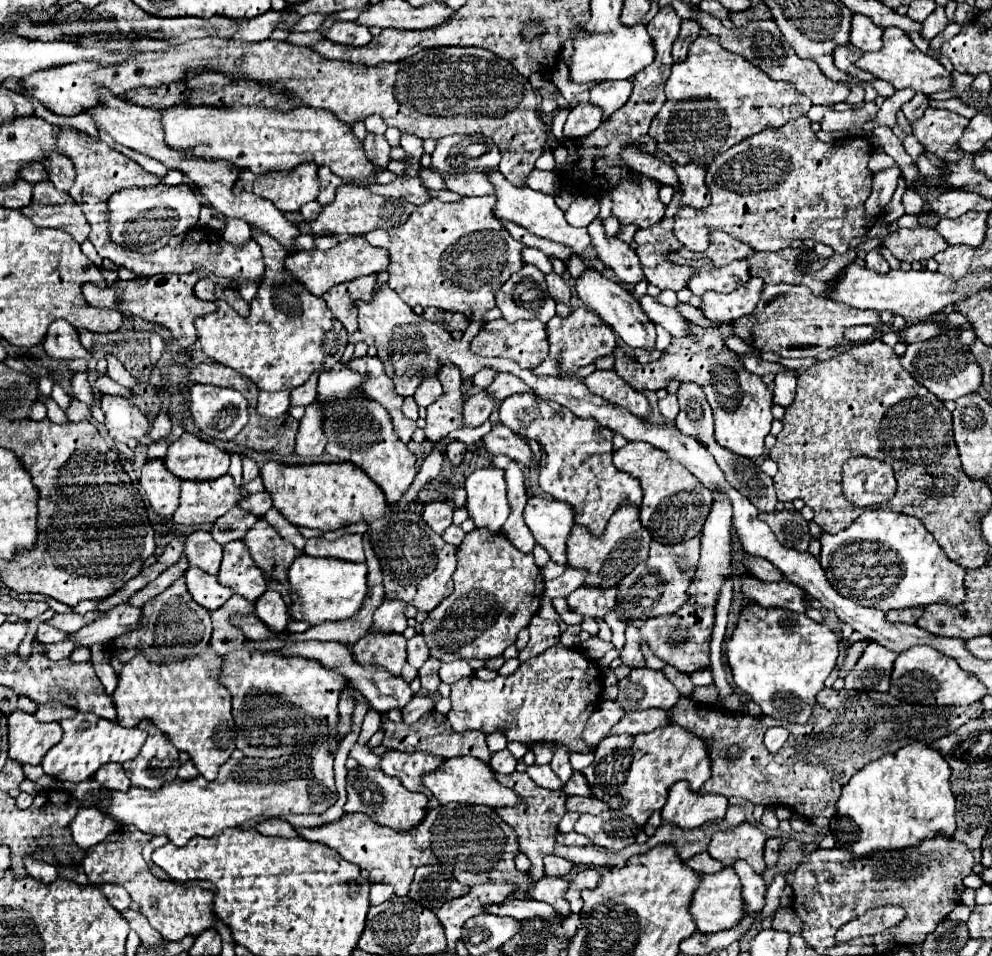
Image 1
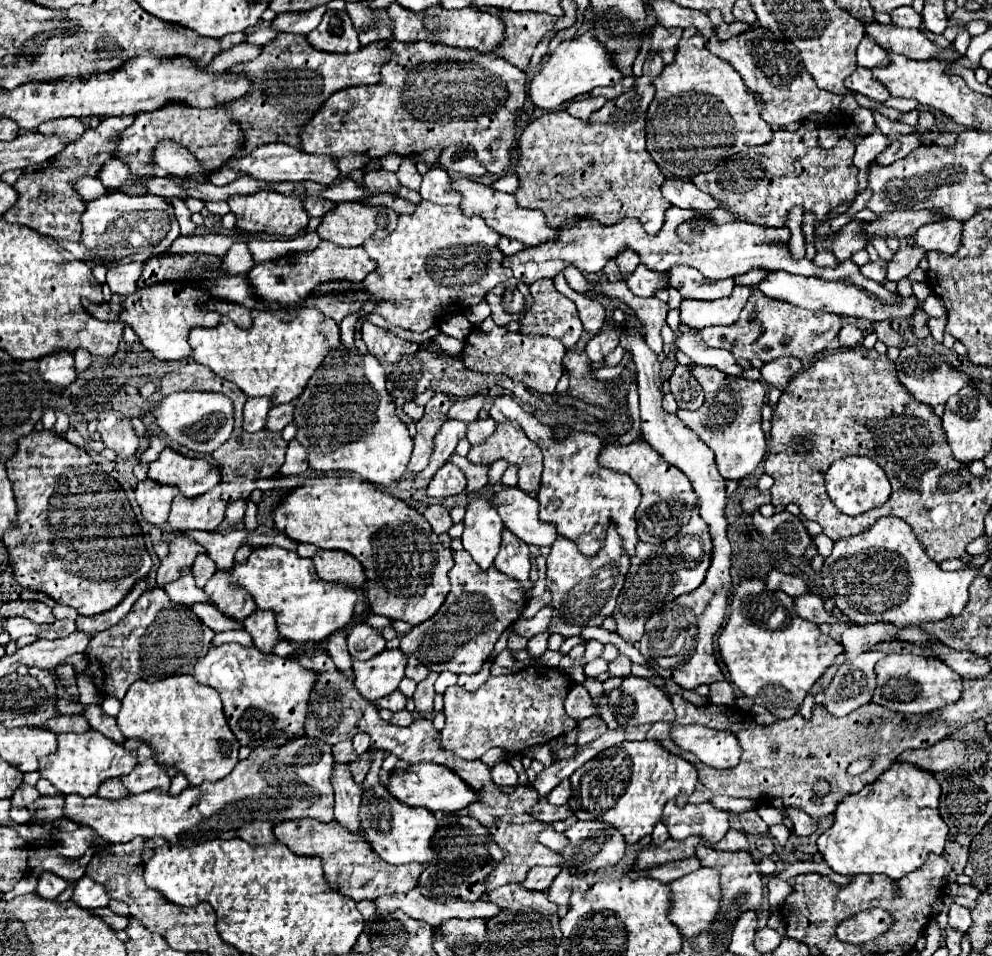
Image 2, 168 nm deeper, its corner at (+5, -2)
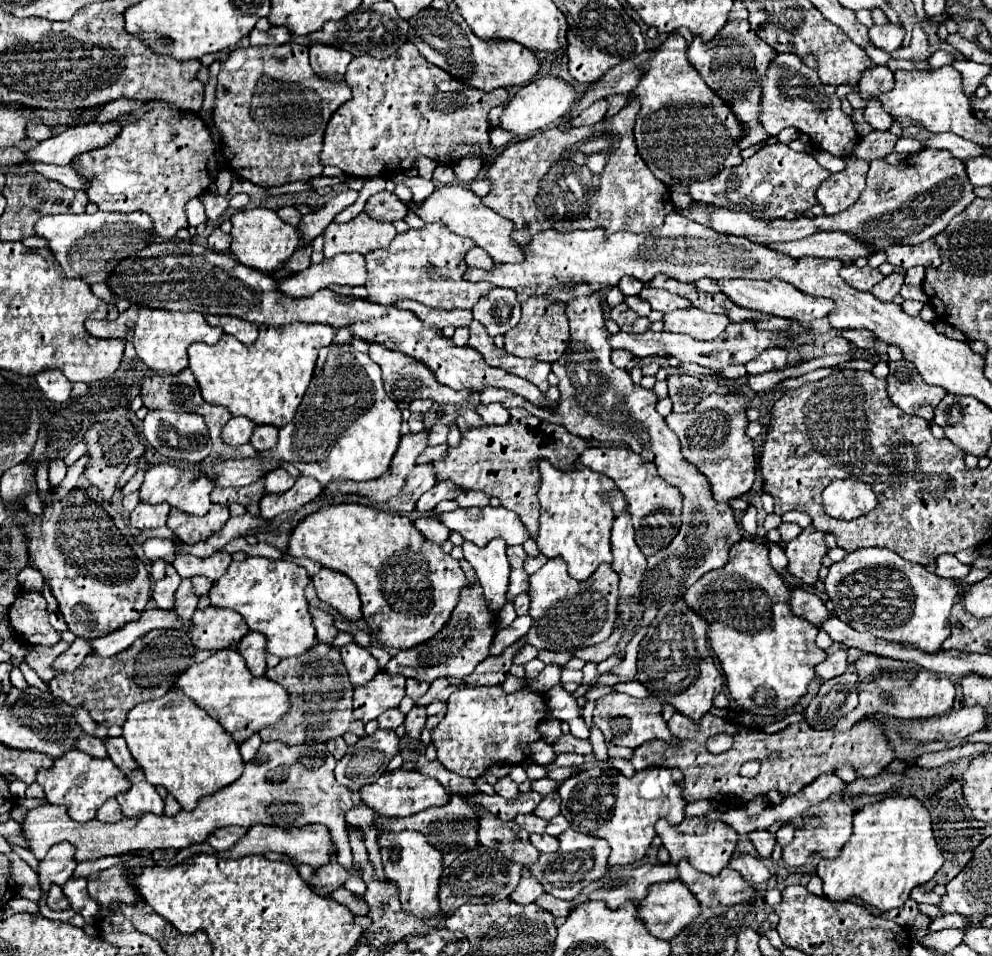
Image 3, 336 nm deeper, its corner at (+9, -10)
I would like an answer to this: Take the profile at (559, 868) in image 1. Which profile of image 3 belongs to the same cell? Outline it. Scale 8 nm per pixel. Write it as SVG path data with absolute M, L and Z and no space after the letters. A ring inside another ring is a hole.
M524 874L516 890L510 894L510 898L518 904L532 904L540 894L544 894L544 888L540 886L540 882L536 882L536 878L532 878L530 874Z

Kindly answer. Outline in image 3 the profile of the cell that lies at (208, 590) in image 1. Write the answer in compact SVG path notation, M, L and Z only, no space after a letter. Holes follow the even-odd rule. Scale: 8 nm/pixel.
M168 564L166 566L166 578L156 582L154 594L152 594L152 598L154 598L158 608L164 608L164 610L172 610L174 608L174 604L176 604L176 590L180 586L180 580L182 578L174 570L174 566Z

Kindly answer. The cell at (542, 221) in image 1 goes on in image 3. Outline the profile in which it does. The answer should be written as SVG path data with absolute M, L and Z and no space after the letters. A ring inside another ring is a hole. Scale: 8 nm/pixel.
M452 184L452 186L442 186L436 188L434 194L426 198L424 204L410 204L410 208L424 220L424 222L438 222L442 220L452 232L460 236L470 236L476 246L484 248L496 262L522 262L524 260L524 250L522 246L512 238L514 226L494 210L488 210L488 206L482 204L482 198L478 198L472 190L466 190L464 186Z

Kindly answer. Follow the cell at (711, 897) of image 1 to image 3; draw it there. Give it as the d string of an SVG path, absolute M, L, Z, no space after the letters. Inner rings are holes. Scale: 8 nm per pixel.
M680 880L658 882L650 886L644 900L638 902L638 916L646 928L662 940L672 940L684 926L700 914L696 896Z

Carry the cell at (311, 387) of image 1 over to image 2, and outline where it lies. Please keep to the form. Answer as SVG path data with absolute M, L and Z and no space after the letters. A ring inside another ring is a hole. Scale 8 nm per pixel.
M274 406L274 408L270 408L264 430L282 432L290 422L292 422L292 406Z

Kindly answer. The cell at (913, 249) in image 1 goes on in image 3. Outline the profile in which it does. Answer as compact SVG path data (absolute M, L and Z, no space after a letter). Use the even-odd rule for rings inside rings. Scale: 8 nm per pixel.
M892 272L888 274L882 282L878 282L874 288L872 288L872 294L878 298L878 300L894 300L894 296L900 292L900 286L904 284L904 274L900 272Z

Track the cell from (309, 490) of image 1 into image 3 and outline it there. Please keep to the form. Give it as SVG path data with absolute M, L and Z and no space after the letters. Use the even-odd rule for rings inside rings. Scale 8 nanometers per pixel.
M354 502L324 506L318 512L302 518L290 534L288 554L298 558L312 558L324 568L338 570L352 578L360 592L362 618L368 622L370 630L382 644L396 650L406 650L430 640L450 618L458 594L468 582L458 560L454 560L450 554L444 554L442 548L434 542L428 542L406 516L398 516L396 512L382 512Z

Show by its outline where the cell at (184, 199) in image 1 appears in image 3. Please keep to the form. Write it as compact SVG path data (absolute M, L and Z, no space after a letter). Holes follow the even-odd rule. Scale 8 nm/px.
M102 212L96 214L58 214L46 216L36 222L36 236L50 242L50 250L62 266L66 278L82 278L86 284L104 282L108 274L128 256L138 254L154 242L158 236L152 234L152 218L148 214L116 214ZM116 256L116 258L114 258Z

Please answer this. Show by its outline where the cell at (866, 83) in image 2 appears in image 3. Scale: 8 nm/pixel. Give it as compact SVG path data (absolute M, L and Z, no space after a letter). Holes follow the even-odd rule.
M866 98L866 108L864 108L864 118L874 130L888 130L892 124L892 116L880 106L878 98Z

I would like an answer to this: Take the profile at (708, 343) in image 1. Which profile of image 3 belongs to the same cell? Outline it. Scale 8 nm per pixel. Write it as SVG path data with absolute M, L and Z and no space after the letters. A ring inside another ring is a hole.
M708 394L690 414L672 412L666 418L668 428L680 438L682 456L708 478L718 502L746 494L756 478L756 446L746 434L748 404L750 396L744 394Z

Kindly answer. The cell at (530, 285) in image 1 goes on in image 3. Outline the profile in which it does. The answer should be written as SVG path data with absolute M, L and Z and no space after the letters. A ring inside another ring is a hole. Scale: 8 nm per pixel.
M492 288L480 302L472 308L474 320L486 326L488 334L494 338L506 334L520 322L520 302L512 288Z

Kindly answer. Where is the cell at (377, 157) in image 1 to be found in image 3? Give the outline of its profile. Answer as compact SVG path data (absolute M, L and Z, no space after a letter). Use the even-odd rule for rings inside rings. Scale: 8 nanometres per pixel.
M382 190L382 192L368 198L364 212L368 212L370 218L394 222L394 220L402 220L406 216L408 206L402 200L398 200L398 196L394 192Z

